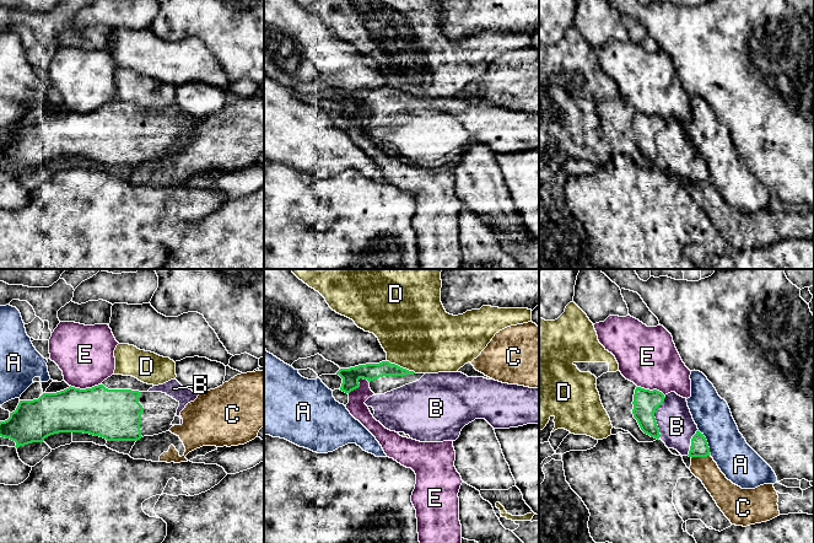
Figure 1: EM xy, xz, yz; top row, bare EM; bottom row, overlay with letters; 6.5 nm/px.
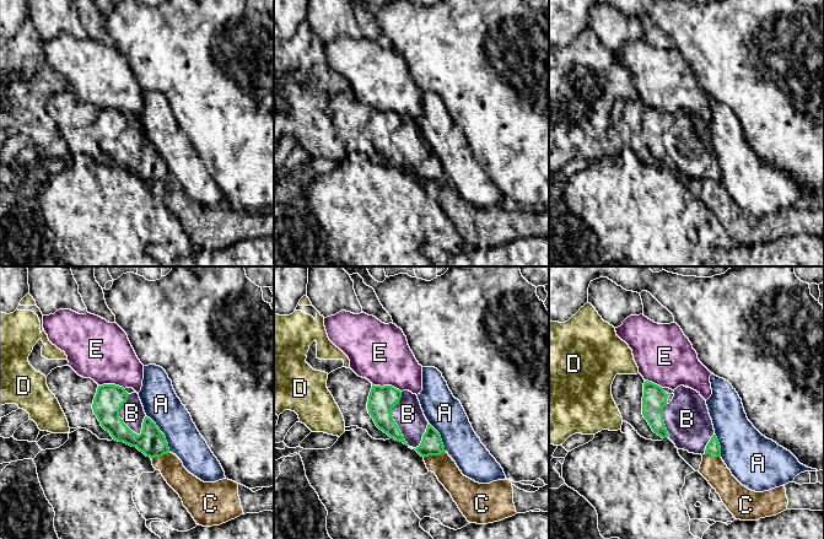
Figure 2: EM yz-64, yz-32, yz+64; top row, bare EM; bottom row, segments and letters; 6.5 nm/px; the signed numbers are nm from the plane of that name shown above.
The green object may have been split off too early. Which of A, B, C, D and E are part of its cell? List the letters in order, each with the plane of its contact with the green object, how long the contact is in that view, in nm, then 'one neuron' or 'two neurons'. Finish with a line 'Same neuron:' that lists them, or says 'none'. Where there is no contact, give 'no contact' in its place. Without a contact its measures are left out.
A: yz | 190 nm | two neurons
B: yz | 280 nm | one neuron
C: yz | 120 nm | two neurons
D: xz | 200 nm | two neurons
E: xy | 200 nm | two neurons
Same neuron: B

